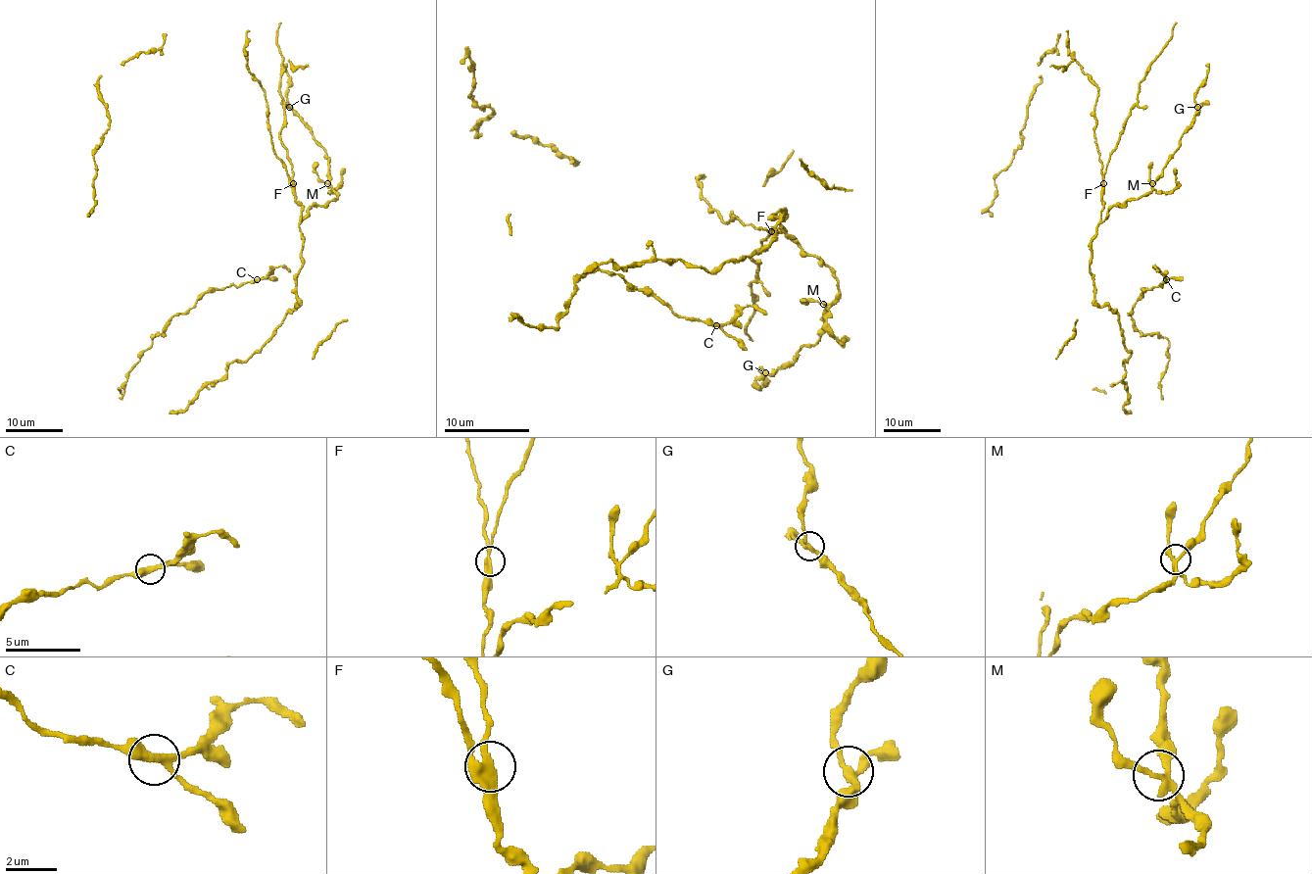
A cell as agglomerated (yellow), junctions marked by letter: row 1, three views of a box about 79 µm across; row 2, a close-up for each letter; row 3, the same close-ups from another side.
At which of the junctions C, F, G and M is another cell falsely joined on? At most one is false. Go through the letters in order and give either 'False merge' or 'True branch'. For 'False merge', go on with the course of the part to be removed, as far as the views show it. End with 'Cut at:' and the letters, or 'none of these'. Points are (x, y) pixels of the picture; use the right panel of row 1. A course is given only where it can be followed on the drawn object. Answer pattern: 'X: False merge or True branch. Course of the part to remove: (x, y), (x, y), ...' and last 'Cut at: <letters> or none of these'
C: True branch
F: False merge. Course of the part to remove: (1104, 183), (1109, 154), (1137, 103), (1140, 82), (1147, 66), (1171, 37), (1176, 22)
G: True branch
M: True branch
Cut at: F

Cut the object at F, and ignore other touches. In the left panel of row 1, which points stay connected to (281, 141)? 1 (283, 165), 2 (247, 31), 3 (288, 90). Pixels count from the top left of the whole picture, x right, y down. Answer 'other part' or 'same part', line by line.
1: other part
2: other part
3: other part

